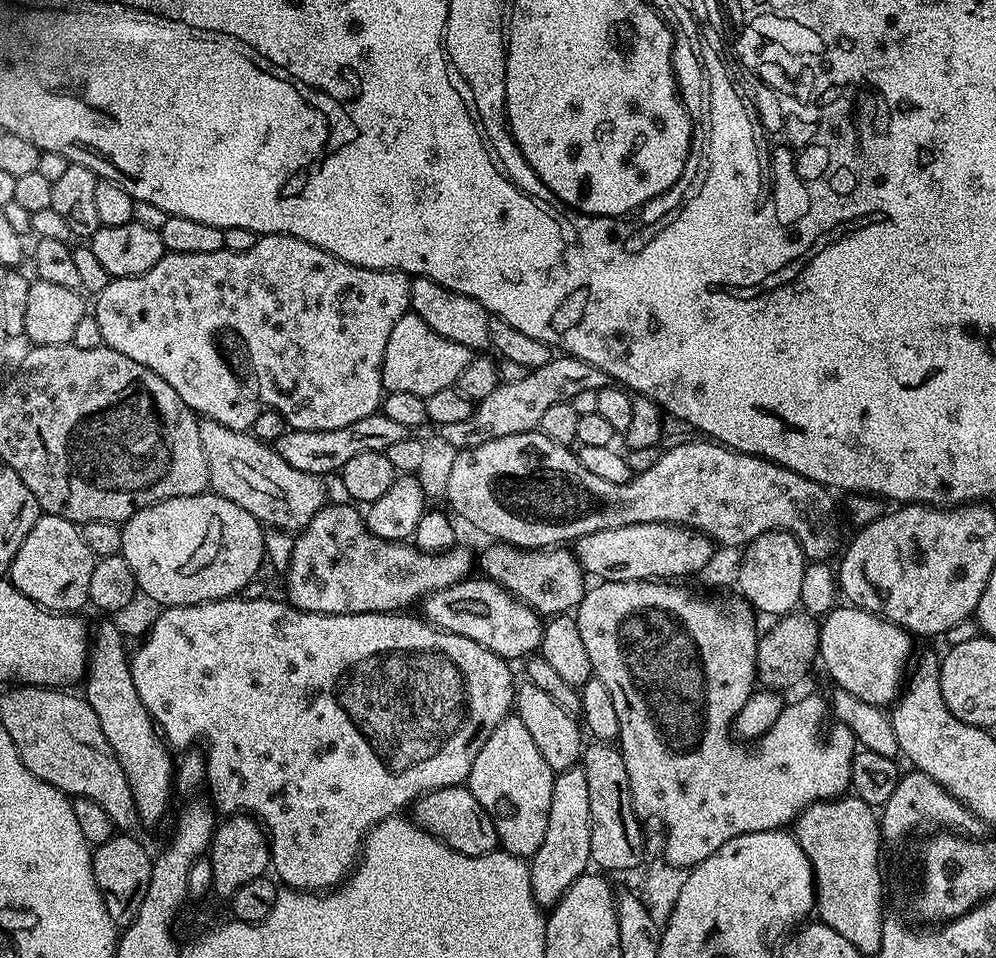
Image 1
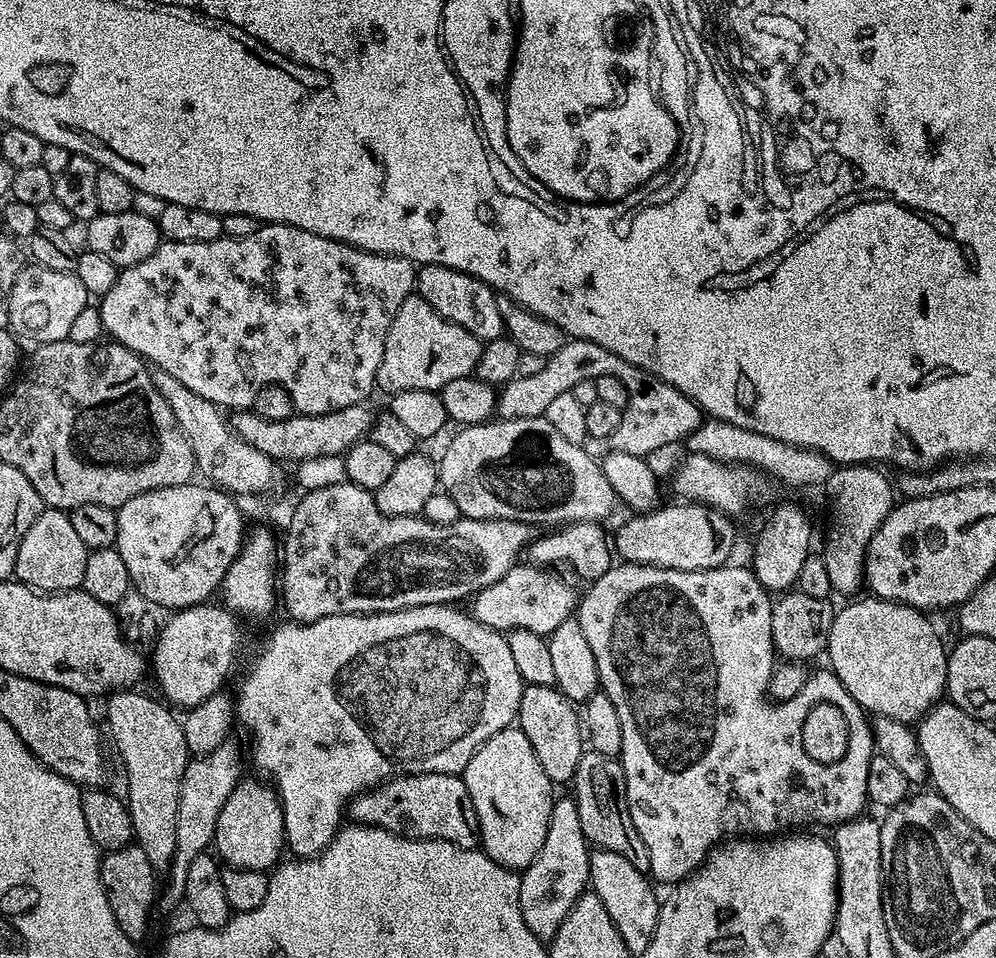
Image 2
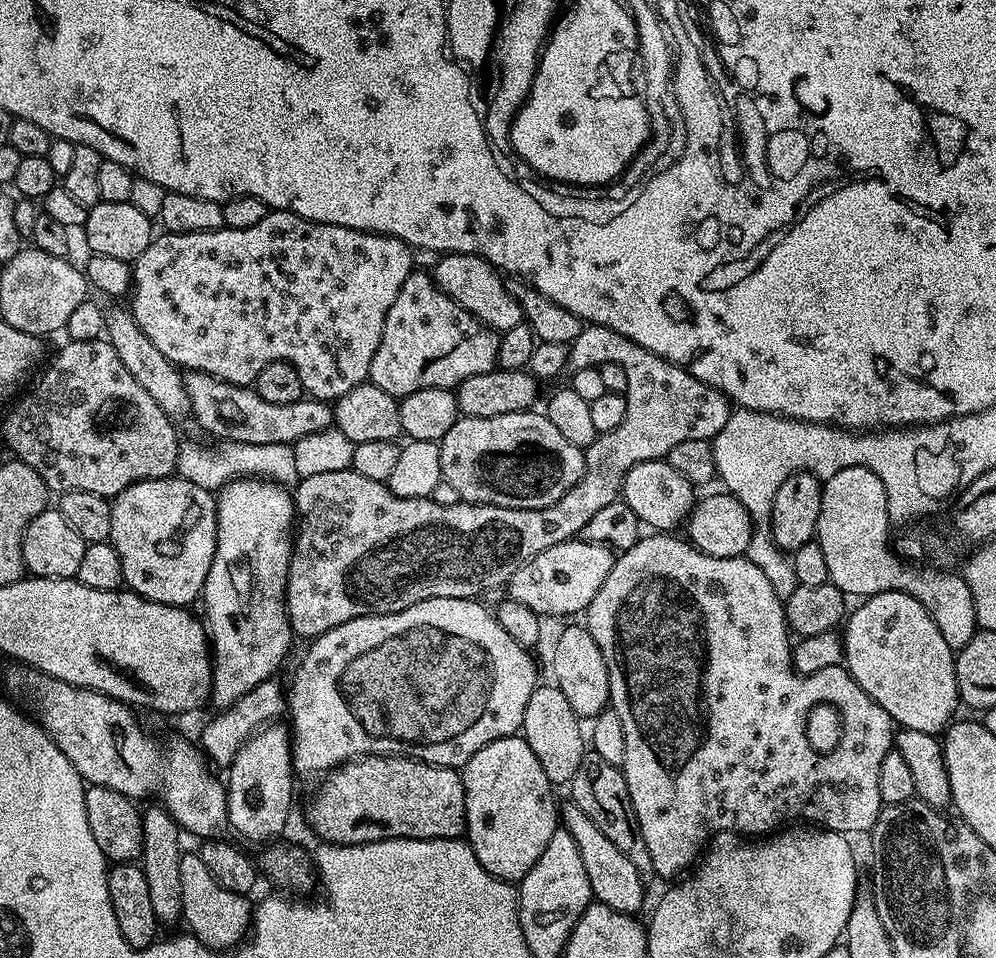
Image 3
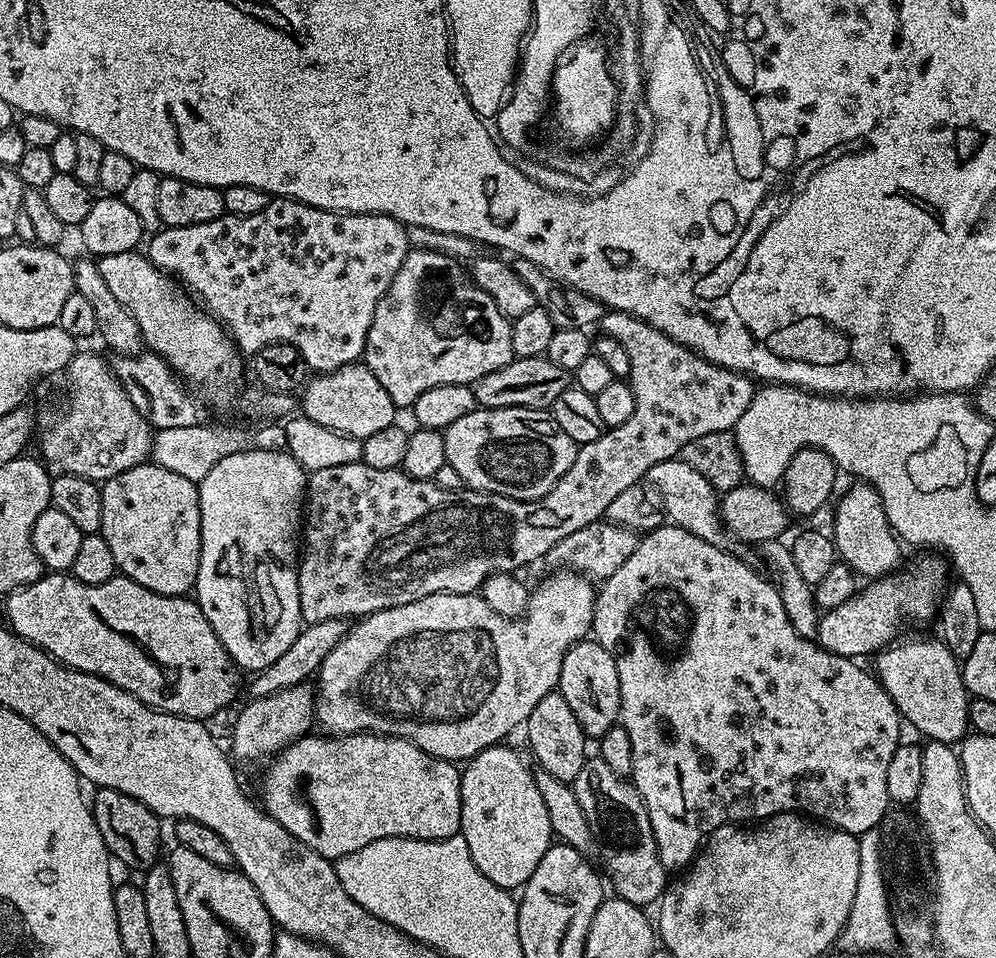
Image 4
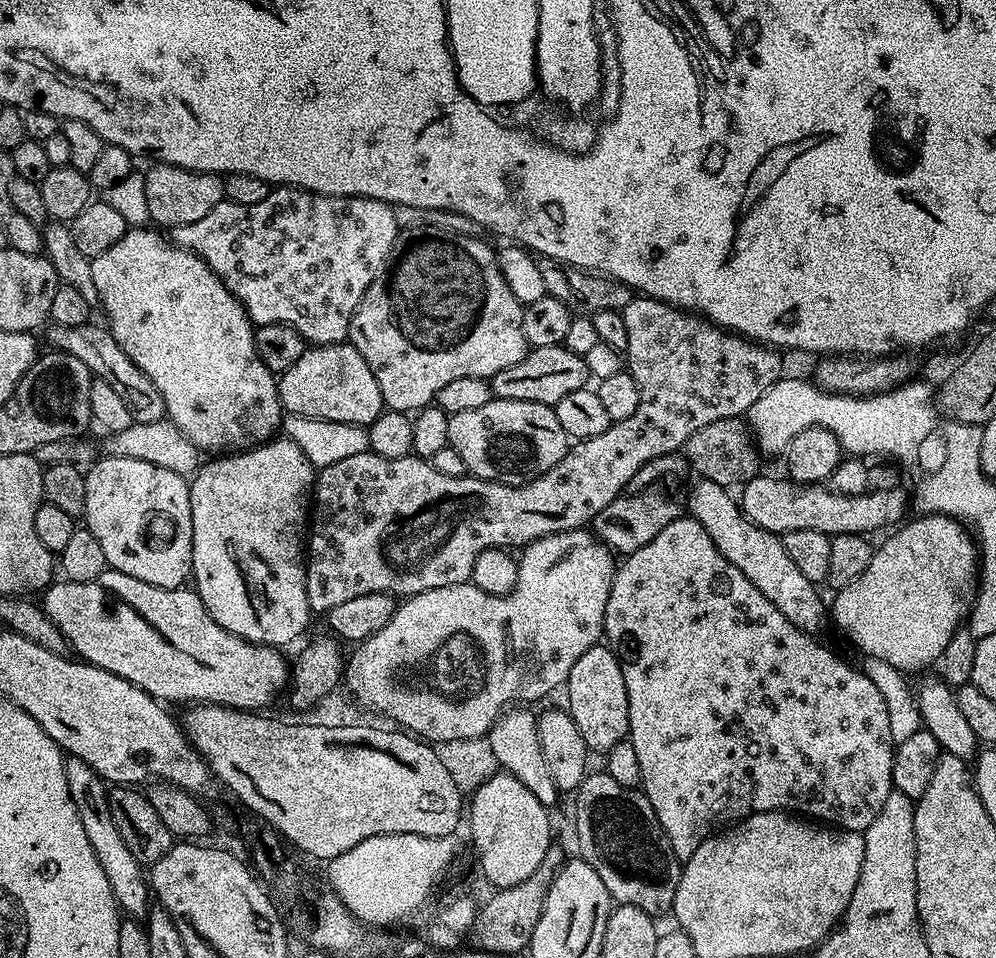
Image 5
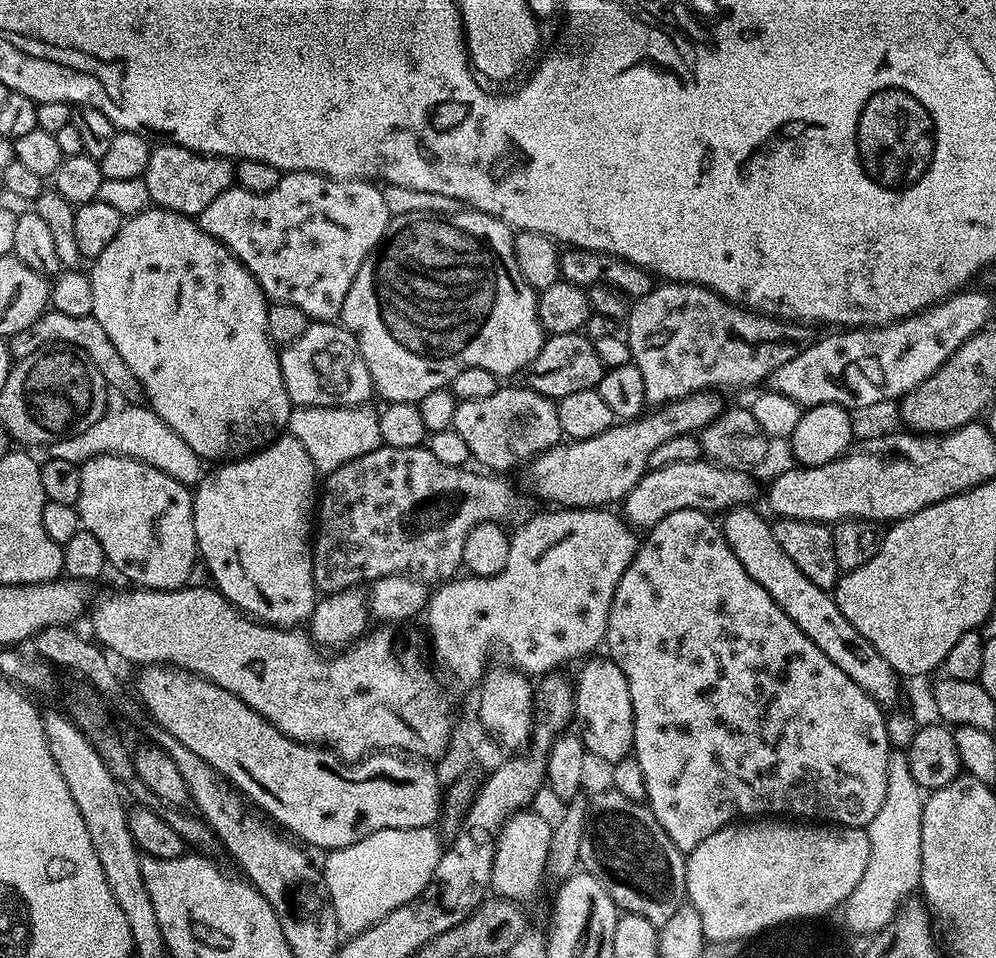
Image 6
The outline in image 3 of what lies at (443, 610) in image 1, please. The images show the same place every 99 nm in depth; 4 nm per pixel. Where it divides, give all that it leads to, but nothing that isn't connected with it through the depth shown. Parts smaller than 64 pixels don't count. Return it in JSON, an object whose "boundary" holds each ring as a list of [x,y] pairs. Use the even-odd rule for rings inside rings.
{"boundary":[[[573,538],[558,542],[558,546],[550,546],[550,550],[542,550],[542,554],[534,554],[510,577],[506,585],[507,595],[513,600],[522,602],[522,606],[528,606],[534,610],[537,616],[572,616],[575,612],[587,613],[590,602],[594,602],[594,594],[602,590],[602,582],[606,582],[606,574],[610,574],[613,549],[607,544],[595,544],[593,540]]]}

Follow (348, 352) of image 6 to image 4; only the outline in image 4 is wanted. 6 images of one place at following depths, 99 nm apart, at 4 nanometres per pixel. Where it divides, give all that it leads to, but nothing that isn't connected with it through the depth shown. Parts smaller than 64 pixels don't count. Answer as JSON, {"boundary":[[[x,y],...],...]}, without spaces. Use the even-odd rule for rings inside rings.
{"boundary":[[[363,362],[313,375],[303,385],[303,392],[304,397],[301,395],[298,400],[298,408],[303,416],[310,418],[310,422],[318,422],[318,426],[326,426],[361,442],[370,438],[370,434],[378,434],[378,430],[386,430],[386,426],[398,420],[398,409],[390,394],[386,394],[382,382],[374,378],[368,365]]]}

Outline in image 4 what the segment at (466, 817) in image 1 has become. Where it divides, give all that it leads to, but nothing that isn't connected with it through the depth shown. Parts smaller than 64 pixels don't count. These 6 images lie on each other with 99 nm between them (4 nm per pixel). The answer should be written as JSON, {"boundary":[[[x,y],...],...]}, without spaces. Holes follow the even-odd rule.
{"boundary":[[[375,732],[316,735],[302,736],[295,740],[289,748],[283,749],[267,765],[267,767],[269,766],[268,773],[264,776],[262,807],[272,819],[278,821],[286,830],[290,830],[290,834],[294,834],[294,838],[306,842],[306,846],[310,846],[315,852],[326,857],[327,860],[335,862],[346,854],[354,854],[354,850],[362,850],[362,846],[370,846],[370,842],[378,842],[386,838],[401,836],[407,840],[445,840],[459,833],[461,769],[453,761],[440,760],[437,756],[426,754],[418,746],[414,746],[409,740],[403,740],[400,736],[378,736]]]}

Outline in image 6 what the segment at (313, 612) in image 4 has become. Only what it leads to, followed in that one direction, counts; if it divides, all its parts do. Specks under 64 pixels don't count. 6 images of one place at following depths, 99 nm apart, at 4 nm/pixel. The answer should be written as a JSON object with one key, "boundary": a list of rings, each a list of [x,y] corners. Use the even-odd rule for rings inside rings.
{"boundary":[[[675,282],[661,283],[639,297],[628,309],[626,327],[632,363],[638,366],[638,370],[642,370],[642,382],[646,382],[646,398],[652,406],[663,406],[701,390],[752,388],[763,380],[765,383],[772,372],[778,370],[778,366],[797,356],[802,347],[801,342],[809,339],[804,329],[807,327],[803,323],[773,318],[751,308],[732,304],[700,284]],[[381,446],[375,448],[370,454],[362,454],[362,458],[354,458],[342,466],[338,466],[333,472],[327,473],[322,480],[322,495],[318,500],[318,523],[314,528],[314,543],[312,545],[312,577],[316,583],[317,593],[331,594],[341,592],[347,588],[355,588],[363,585],[365,581],[371,582],[389,576],[395,572],[403,572],[405,576],[415,576],[416,579],[425,582],[447,582],[457,575],[456,571],[462,568],[462,546],[474,530],[476,524],[492,522],[504,522],[504,519],[516,508],[516,492],[507,484],[507,479],[496,474],[480,472],[468,472],[464,468],[446,466],[446,462],[438,462],[434,454],[426,446],[418,448],[389,448]]]}

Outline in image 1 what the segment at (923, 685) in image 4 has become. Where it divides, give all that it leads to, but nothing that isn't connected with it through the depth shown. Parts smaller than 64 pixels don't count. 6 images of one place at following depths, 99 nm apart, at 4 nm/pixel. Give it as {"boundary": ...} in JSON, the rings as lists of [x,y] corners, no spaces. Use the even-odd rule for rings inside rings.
{"boundary":[[[837,606],[823,617],[820,624],[818,660],[821,665],[824,663],[835,687],[854,694],[854,698],[867,704],[888,706],[902,691],[906,669],[914,656],[912,643],[914,640],[910,633],[897,624],[875,616],[864,608]]]}

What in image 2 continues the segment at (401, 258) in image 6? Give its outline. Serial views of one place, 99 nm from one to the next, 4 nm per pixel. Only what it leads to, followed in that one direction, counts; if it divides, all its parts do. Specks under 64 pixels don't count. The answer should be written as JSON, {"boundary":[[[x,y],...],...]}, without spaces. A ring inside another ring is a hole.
{"boundary":[[[413,294],[402,302],[390,334],[386,334],[386,350],[382,350],[382,362],[378,366],[376,388],[385,394],[402,390],[430,390],[439,392],[446,382],[454,378],[466,378],[473,375],[478,366],[484,344],[470,330],[462,330],[454,322],[442,318],[423,300],[419,294]]]}

